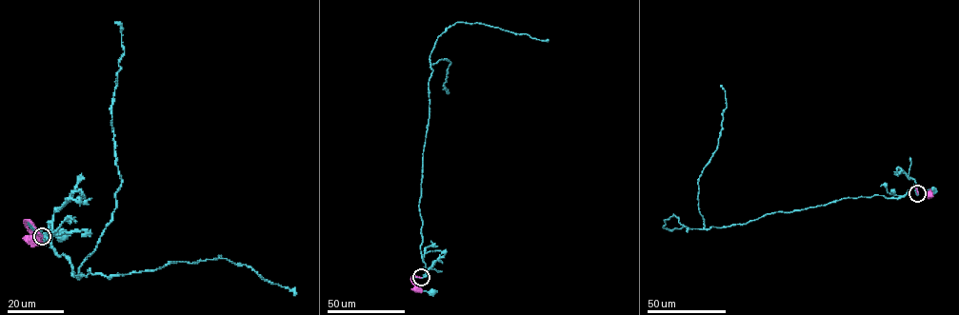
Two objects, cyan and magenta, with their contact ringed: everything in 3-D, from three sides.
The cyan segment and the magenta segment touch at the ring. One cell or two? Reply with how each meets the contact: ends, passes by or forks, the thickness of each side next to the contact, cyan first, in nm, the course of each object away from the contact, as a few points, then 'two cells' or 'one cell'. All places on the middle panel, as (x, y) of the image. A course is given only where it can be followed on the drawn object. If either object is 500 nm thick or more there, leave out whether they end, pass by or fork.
cyan passes by; magenta ends; calibres 240 and 320 nm; course cyan (421, 277), (413, 277), (412, 282), (422, 290), (432, 292); course magenta (421, 277), (411, 278), (417, 289); two cells

